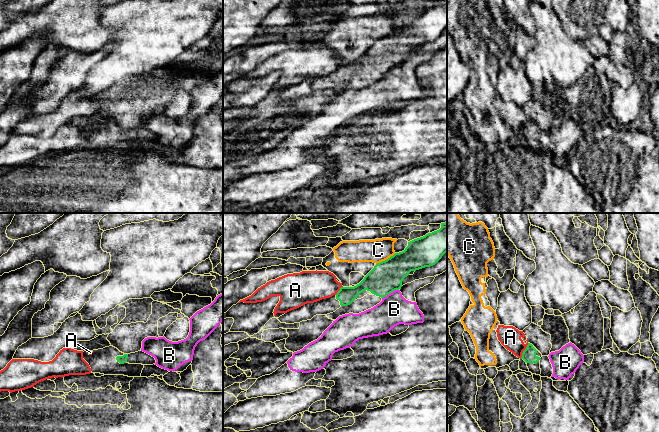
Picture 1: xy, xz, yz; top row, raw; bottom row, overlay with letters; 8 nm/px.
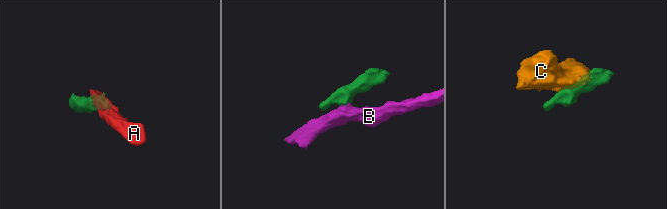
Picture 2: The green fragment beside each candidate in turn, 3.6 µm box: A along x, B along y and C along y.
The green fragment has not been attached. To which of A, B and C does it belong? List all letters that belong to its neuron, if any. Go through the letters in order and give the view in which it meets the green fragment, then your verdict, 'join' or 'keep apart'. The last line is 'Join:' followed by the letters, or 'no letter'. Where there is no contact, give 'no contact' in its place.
A: contact in yz; keep apart
B: contact in xz; keep apart
C: contact in xz; keep apart
Join: no letter

